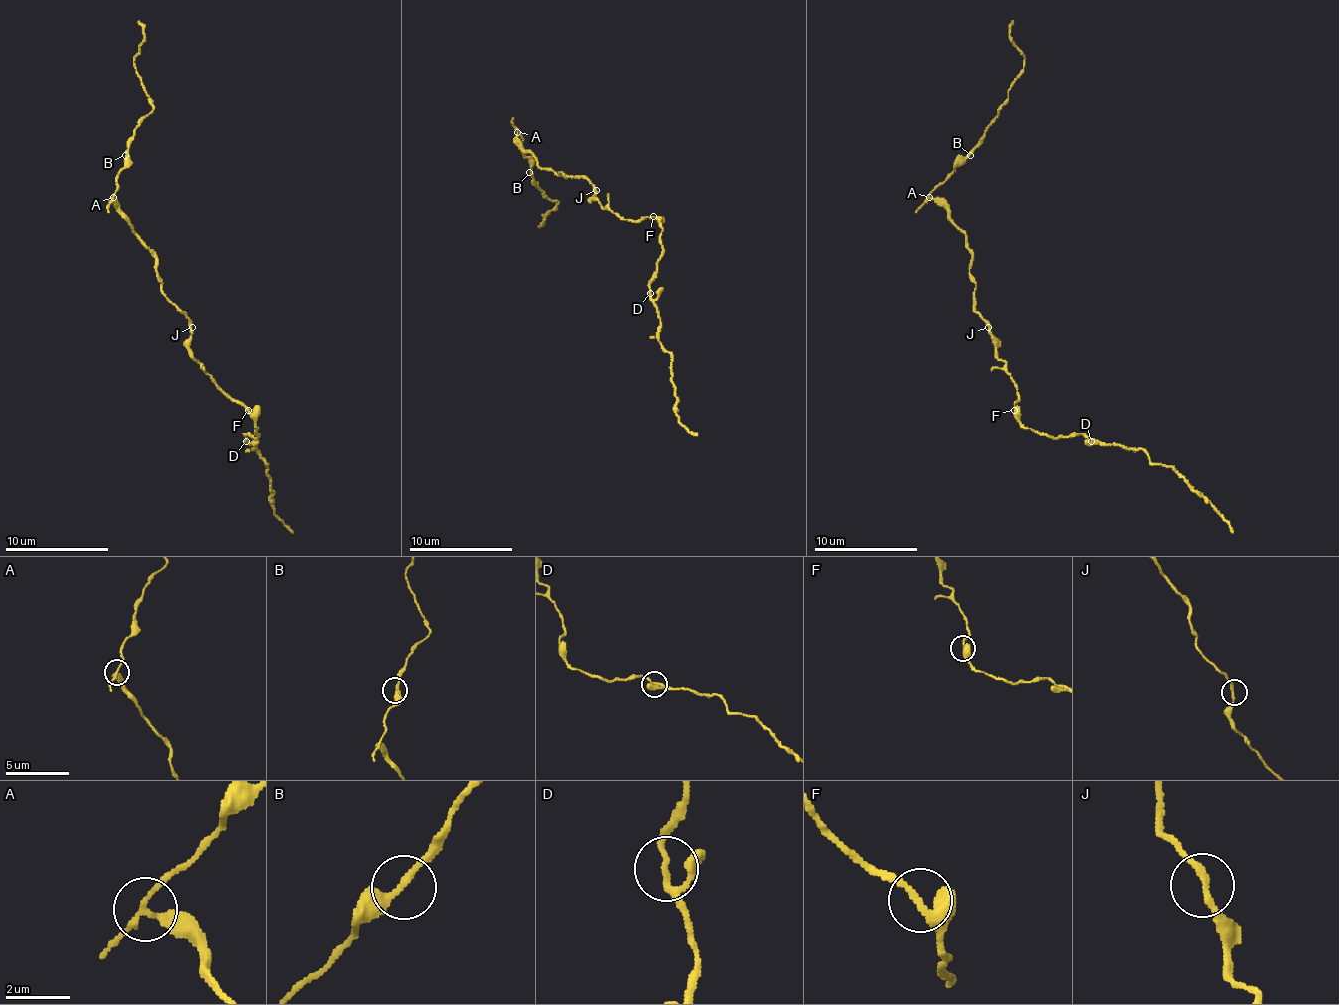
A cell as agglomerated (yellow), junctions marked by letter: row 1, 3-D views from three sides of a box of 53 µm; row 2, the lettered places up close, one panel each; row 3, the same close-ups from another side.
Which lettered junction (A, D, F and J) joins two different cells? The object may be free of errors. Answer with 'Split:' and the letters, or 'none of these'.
Split: A

